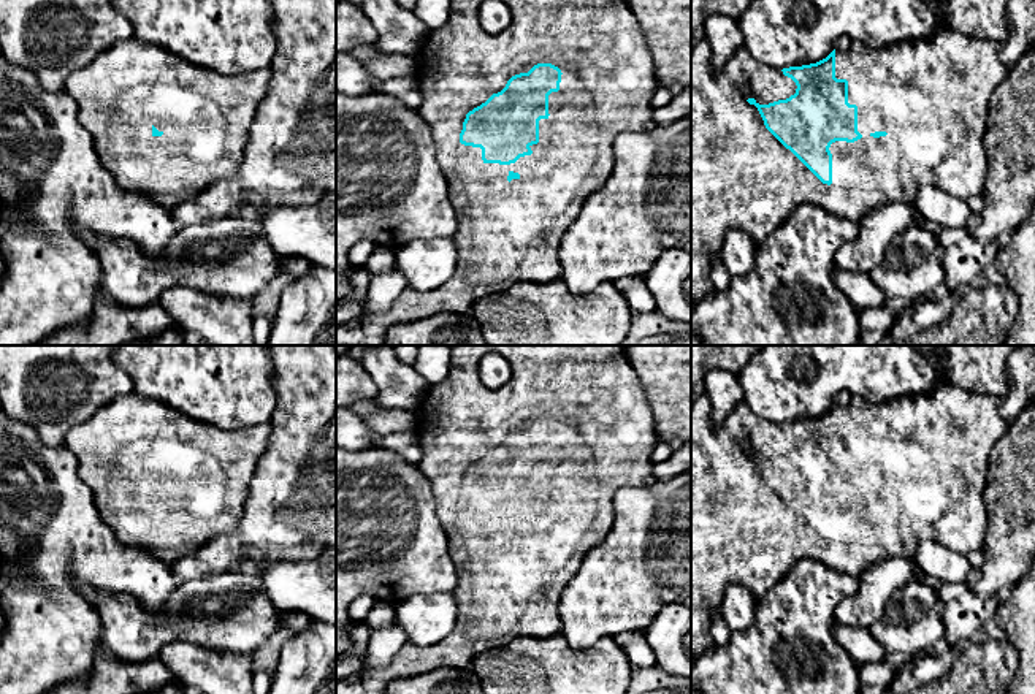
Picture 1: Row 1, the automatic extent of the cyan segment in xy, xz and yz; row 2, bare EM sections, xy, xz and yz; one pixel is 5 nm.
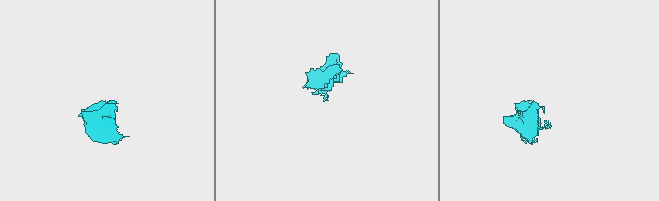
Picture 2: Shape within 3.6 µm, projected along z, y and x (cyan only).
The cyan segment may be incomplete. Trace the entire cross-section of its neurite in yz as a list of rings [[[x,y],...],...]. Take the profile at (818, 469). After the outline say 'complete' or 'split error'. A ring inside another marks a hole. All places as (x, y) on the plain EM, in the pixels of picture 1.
[[[948,380],[937,385],[937,388],[930,395],[916,395],[916,396],[900,396],[891,401],[884,402],[870,402],[869,399],[862,396],[853,396],[851,401],[846,406],[837,406],[834,404],[826,414],[802,420],[802,421],[789,421],[783,425],[772,423],[769,420],[759,418],[743,401],[739,402],[731,414],[721,421],[720,428],[715,429],[712,426],[712,406],[710,399],[705,393],[702,393],[693,404],[691,404],[691,664],[693,661],[705,653],[708,646],[715,642],[712,635],[712,621],[710,621],[710,612],[713,608],[721,608],[724,591],[731,583],[737,583],[743,588],[747,588],[756,602],[761,602],[766,594],[802,559],[815,559],[827,566],[829,569],[835,569],[843,574],[850,574],[853,577],[857,577],[861,572],[864,572],[867,567],[875,566],[881,561],[888,561],[892,558],[907,558],[913,559],[915,553],[918,550],[918,545],[927,540],[940,542],[941,545],[946,545],[948,548],[959,551],[962,555],[967,555],[970,551],[981,551],[984,543],[984,532],[987,524],[987,510],[984,505],[984,490],[989,479],[989,456],[995,444],[1005,436],[1005,433],[1010,428],[1010,421],[1005,420],[1002,415],[1002,404],[1003,398],[995,395],[983,395],[983,393],[972,393],[962,387],[956,387],[949,383]]] | split error

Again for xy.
[[[132,391],[73,426],[63,445],[78,458],[78,474],[90,488],[94,504],[111,531],[124,543],[143,548],[171,566],[209,539],[236,529],[269,436],[269,421],[220,429]]] | split error

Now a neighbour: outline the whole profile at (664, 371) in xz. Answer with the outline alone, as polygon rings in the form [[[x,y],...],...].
[[[628,345],[626,358],[647,393],[656,436],[691,439],[691,345]]]

